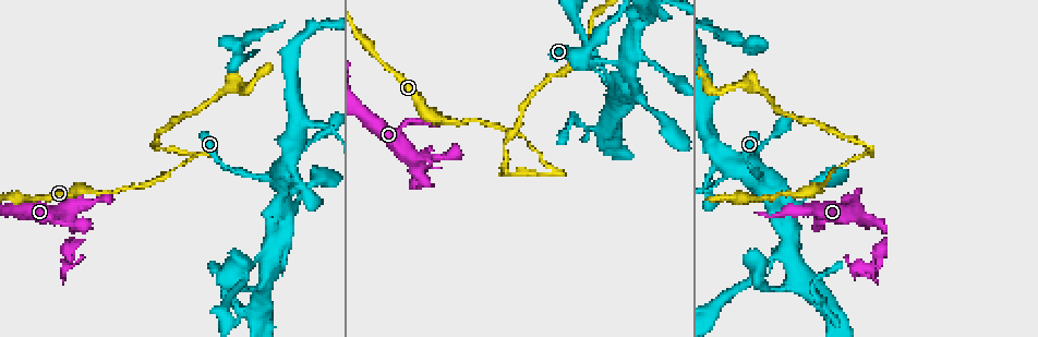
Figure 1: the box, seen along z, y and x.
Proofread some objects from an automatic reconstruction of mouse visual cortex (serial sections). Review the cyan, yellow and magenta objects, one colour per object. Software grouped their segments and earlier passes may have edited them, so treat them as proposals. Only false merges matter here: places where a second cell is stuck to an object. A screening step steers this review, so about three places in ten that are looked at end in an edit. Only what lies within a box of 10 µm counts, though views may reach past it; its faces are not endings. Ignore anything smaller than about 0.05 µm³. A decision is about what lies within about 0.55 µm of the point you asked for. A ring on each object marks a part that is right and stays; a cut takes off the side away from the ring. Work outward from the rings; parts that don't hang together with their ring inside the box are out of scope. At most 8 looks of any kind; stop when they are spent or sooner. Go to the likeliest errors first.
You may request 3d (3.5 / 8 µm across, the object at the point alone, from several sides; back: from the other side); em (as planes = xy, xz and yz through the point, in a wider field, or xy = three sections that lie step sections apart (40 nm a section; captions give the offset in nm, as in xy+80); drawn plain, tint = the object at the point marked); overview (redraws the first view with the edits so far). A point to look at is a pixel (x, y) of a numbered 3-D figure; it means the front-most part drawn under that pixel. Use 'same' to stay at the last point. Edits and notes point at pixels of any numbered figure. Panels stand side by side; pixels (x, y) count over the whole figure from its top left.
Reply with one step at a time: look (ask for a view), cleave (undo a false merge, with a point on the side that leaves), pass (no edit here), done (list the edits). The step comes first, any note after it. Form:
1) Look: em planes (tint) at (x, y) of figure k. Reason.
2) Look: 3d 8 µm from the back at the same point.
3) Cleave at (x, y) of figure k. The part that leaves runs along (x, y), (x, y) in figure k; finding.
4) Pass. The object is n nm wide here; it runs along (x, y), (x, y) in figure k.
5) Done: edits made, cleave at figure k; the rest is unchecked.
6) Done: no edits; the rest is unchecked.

Look: em xy step 3 (tint) at (198, 153) of figure 1. A narrow waist.

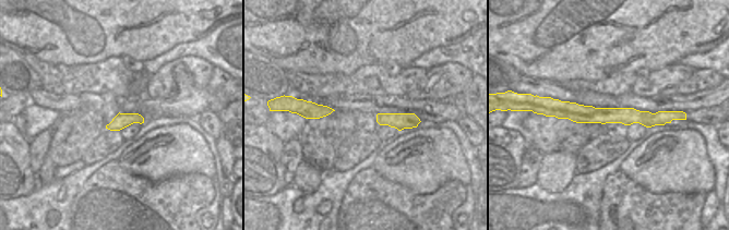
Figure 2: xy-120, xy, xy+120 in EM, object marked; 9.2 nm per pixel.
Look: 3d 3.5 µm at the same point.

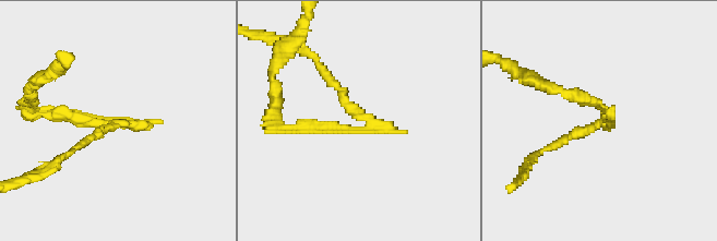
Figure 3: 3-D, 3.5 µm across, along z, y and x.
Cleave at (82, 116) of figure 3. A second cell is stuck on.

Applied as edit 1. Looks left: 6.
Look: overview. Redraw.

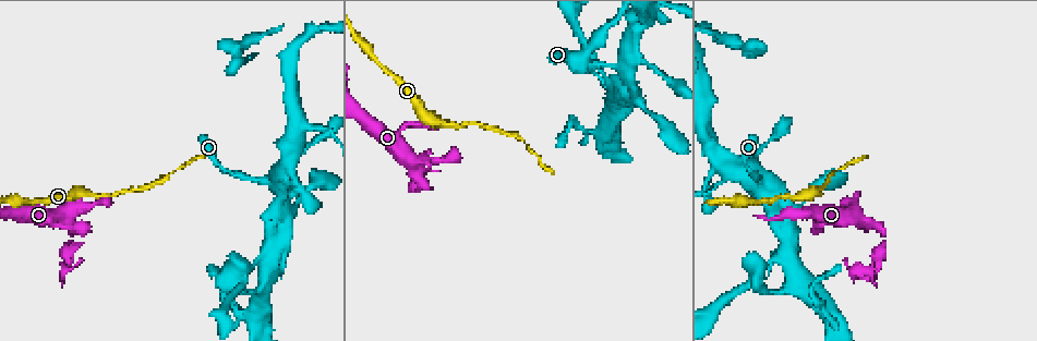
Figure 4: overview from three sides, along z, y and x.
Look: 3d 3.5 µm at (422, 188) of figure 4. Abrupt turn.

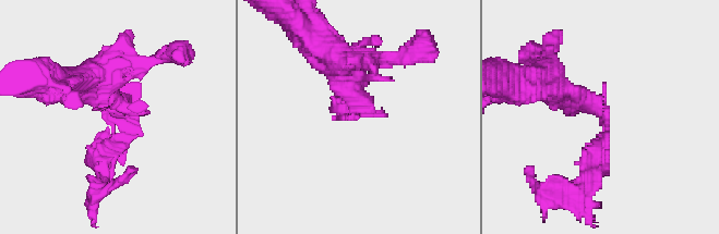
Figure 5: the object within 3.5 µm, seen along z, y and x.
Look: em xy step 2 (tint) at (114, 130) of figure 5. The arms are 200, 250 nm wide.

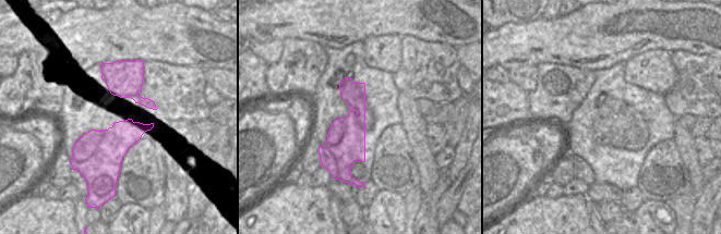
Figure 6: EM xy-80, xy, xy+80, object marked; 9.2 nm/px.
Cleave at (97, 144) of figure 5. A border runs along (105, 69), (136, 73), (141, 88) in figure 6; two cells meet here.

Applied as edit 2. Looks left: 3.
Look: 3d 8 µm from the back at (628, 69) of figure 4. Looks like a crossing.

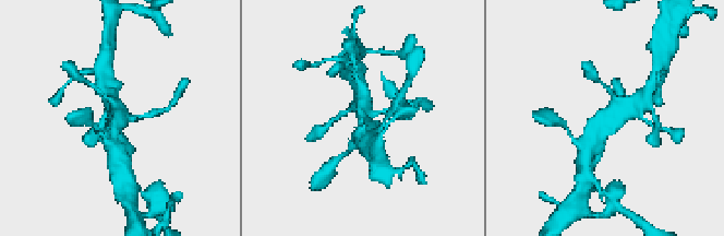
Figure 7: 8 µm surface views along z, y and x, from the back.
Look: 3d 3.5 µm at the same point.

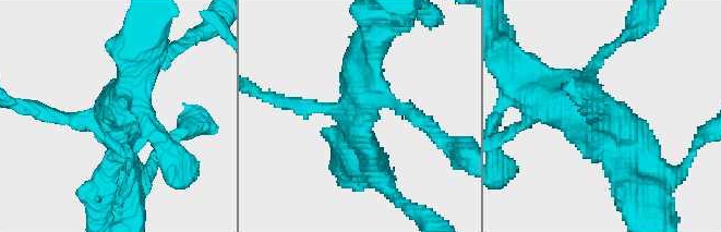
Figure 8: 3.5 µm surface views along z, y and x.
Pass. It runs along (45, 111), (108, 121), (121, 182) in figure 8; continuous, no second cell.

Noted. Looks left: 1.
Done: edits made, cleave at figure 3, cleave at figure 5; the rest is unchecked.

